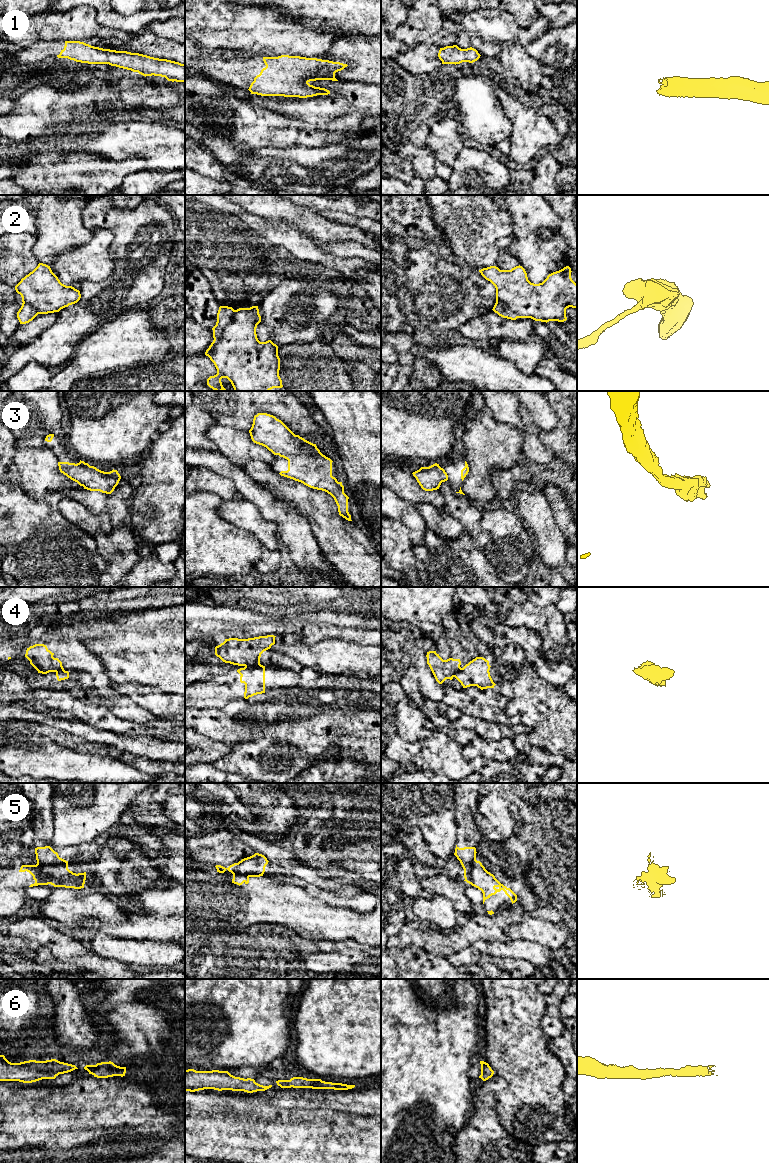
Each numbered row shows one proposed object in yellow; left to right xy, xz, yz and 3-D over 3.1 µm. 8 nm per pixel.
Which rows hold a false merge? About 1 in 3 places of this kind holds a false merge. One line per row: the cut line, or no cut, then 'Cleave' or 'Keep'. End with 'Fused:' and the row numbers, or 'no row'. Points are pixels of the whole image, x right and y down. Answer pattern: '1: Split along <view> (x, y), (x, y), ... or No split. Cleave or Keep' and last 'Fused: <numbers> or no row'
1: No split. Keep
2: Split along xz (234, 310), (232, 320), (214, 339). Cleave
3: No split. Keep
4: Split along xz (259, 663), (245, 667). Cleave
5: Split along xz (232, 872), (259, 876). Cleave
6: No split. Keep
Fused: 2, 4, 5

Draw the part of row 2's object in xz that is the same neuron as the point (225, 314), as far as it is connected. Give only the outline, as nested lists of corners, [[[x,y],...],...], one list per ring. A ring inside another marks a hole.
[[[220,306],[217,313],[216,325],[212,328],[213,338],[219,336],[219,333],[232,321],[234,309],[228,306]]]

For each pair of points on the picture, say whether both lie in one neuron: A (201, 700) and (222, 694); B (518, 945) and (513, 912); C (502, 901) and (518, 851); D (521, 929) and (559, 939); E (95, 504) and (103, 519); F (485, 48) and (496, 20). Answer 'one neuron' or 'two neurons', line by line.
A: one neuron
B: two neurons
C: one neuron
D: one neuron
E: two neurons
F: two neurons

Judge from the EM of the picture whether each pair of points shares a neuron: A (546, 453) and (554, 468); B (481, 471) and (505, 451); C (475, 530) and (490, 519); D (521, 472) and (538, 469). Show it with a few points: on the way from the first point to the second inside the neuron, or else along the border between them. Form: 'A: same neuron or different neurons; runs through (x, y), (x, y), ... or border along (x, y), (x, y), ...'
A: different neurons; border along (556, 458), (548, 463), (535, 464)
B: same neuron; runs through (487, 465), (499, 453)
C: different neurons; border along (482, 513), (481, 527), (484, 530)
D: different neurons; border along (528, 469), (533, 476)

